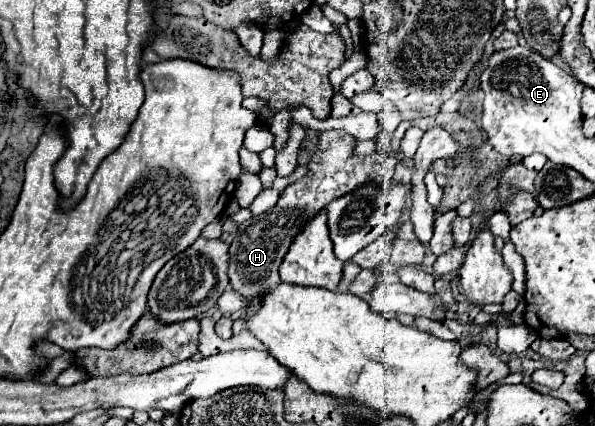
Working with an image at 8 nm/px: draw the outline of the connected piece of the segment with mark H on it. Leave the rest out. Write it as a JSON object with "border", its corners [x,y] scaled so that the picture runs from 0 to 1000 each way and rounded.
{"border":[[[578,305],[541,310],[538,338],[531,343],[531,357],[524,362],[524,371],[518,380],[518,408],[511,418],[504,418],[501,427],[494,427],[491,437],[484,437],[471,455],[471,469],[457,493],[403,526],[400,549],[387,573],[383,648],[387,648],[387,667],[410,700],[434,709],[437,690],[444,690],[447,681],[461,676],[471,662],[467,624],[471,624],[491,559],[504,545],[504,535],[534,493],[541,493],[558,469],[592,451],[595,441],[608,437],[618,423],[639,423],[645,432],[652,432],[659,423],[662,390],[669,376],[659,366],[649,366],[642,357],[629,357],[622,366],[598,366],[595,362],[598,338],[602,338],[602,329]]]}

